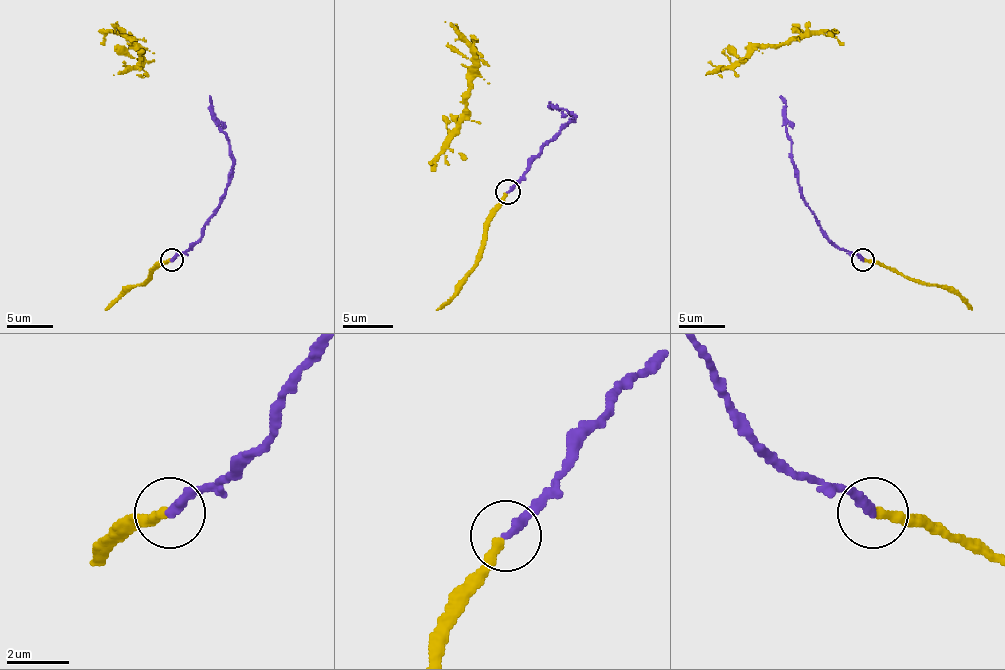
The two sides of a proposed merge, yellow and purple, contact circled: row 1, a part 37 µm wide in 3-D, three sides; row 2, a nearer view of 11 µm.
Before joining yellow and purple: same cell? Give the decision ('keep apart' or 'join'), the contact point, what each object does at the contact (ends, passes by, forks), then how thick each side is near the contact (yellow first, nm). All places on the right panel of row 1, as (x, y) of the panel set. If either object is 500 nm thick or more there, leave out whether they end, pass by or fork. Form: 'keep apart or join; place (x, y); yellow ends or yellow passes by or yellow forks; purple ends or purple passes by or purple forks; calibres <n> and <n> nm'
join; place (863, 260); yellow ends; purple ends; calibres 320 and 320 nm

